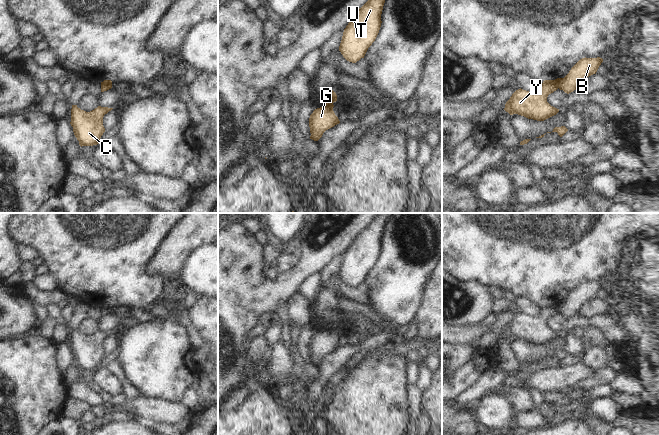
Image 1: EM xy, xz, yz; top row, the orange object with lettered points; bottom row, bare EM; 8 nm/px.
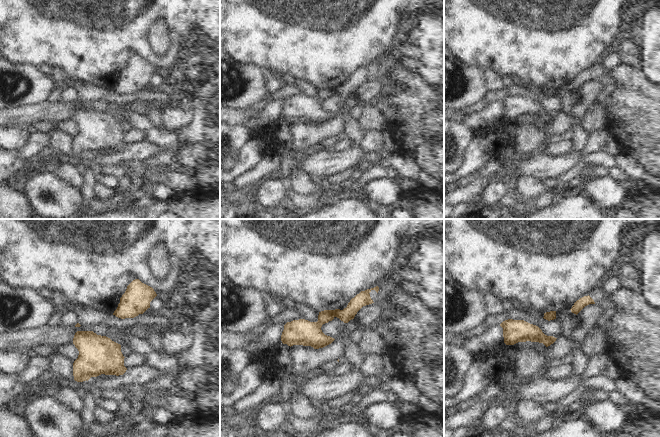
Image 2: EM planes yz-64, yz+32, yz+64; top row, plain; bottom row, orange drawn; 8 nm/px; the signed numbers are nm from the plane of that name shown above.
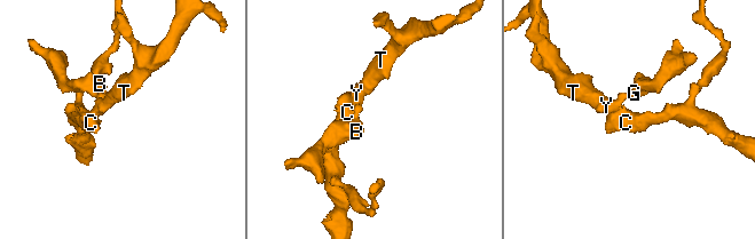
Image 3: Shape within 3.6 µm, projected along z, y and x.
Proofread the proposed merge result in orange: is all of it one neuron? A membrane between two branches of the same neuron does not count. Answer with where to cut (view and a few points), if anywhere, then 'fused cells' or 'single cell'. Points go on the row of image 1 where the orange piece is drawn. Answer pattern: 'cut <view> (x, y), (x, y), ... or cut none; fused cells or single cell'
cut yz (553, 80), (558, 87); fused cells

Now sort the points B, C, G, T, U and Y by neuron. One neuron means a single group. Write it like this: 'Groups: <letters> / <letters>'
Groups: B G / C T U Y.

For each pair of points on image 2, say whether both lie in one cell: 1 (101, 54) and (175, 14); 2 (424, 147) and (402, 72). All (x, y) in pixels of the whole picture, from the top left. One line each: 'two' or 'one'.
1: one
2: one

